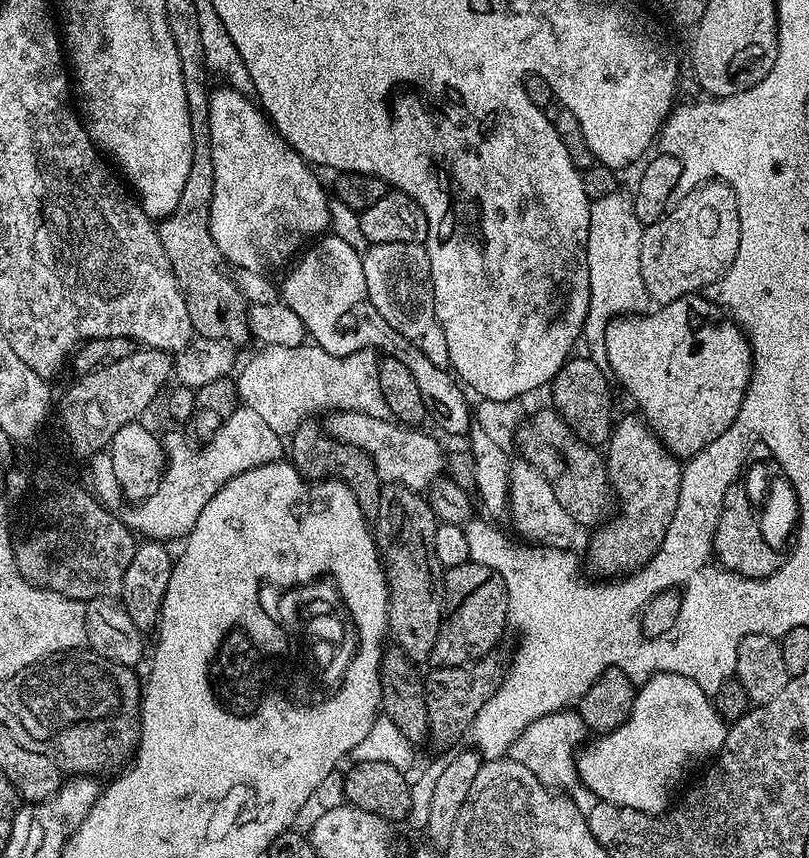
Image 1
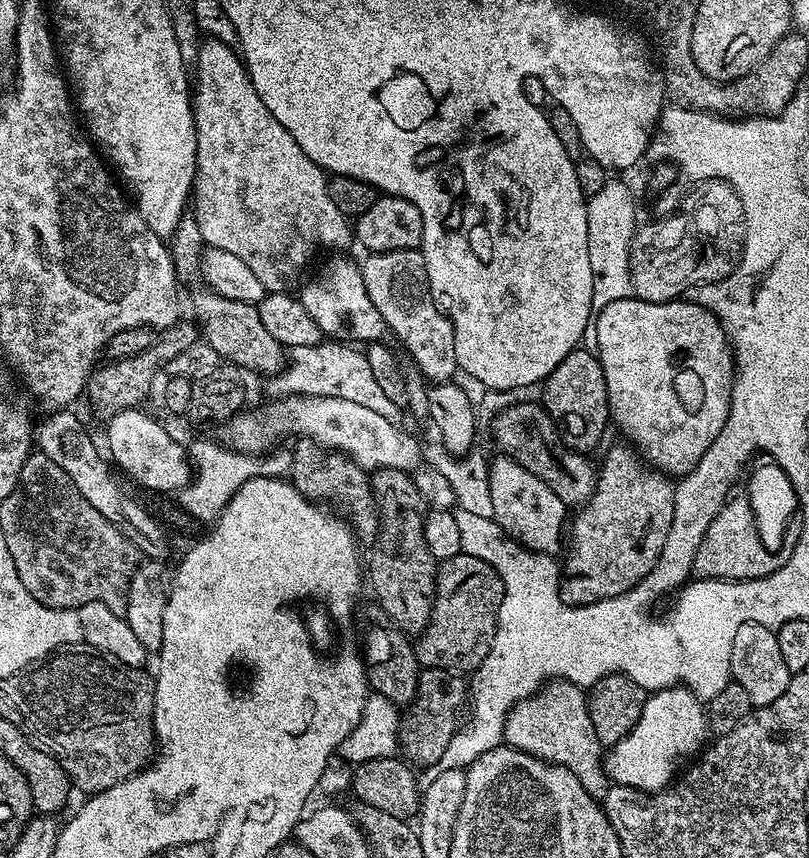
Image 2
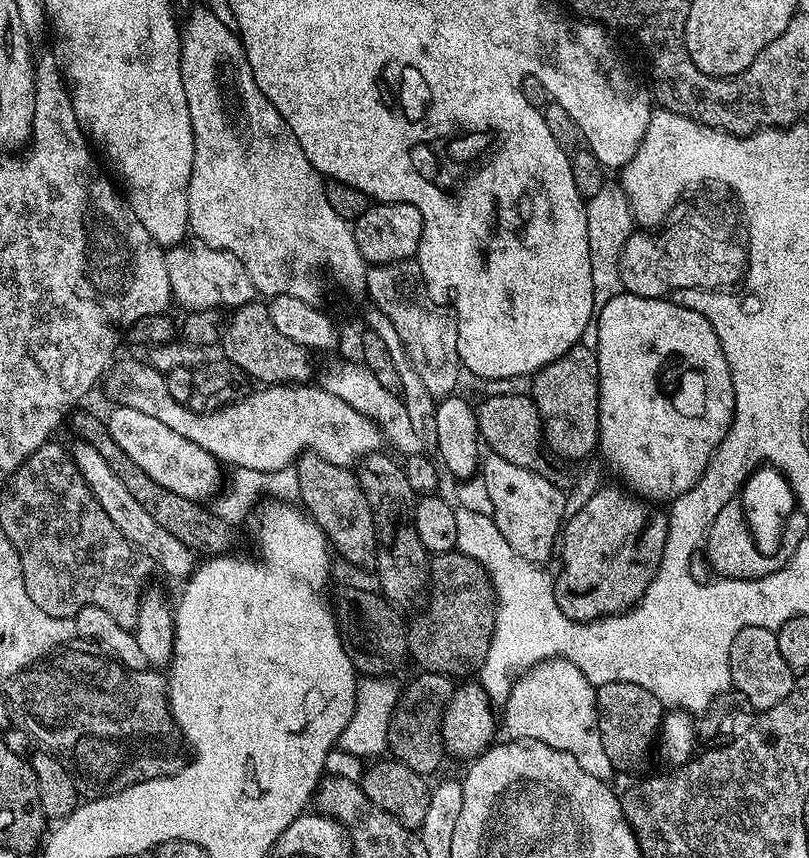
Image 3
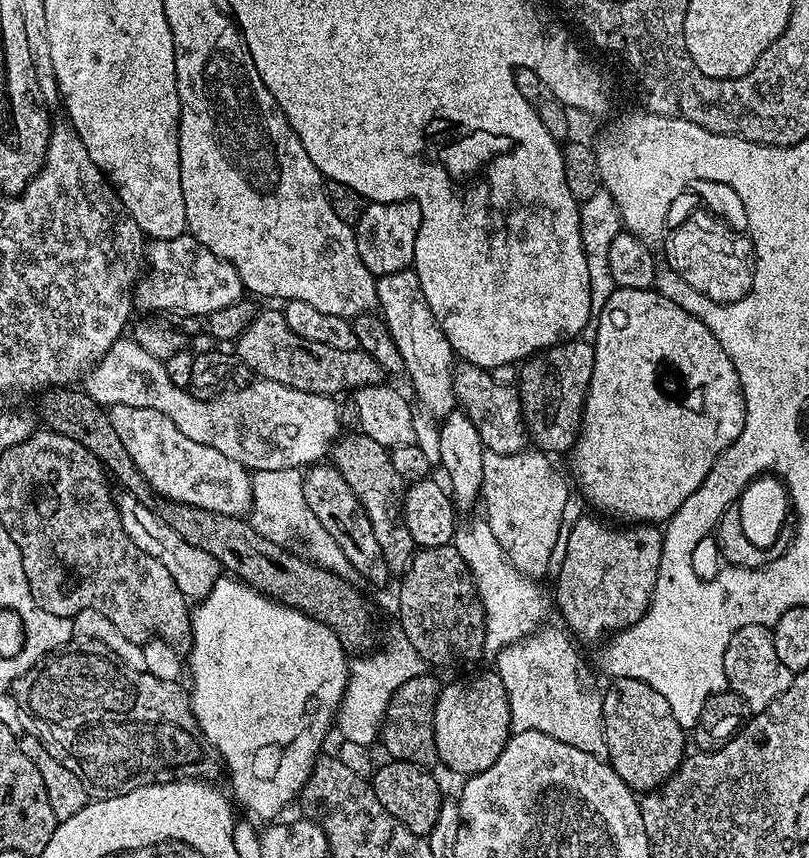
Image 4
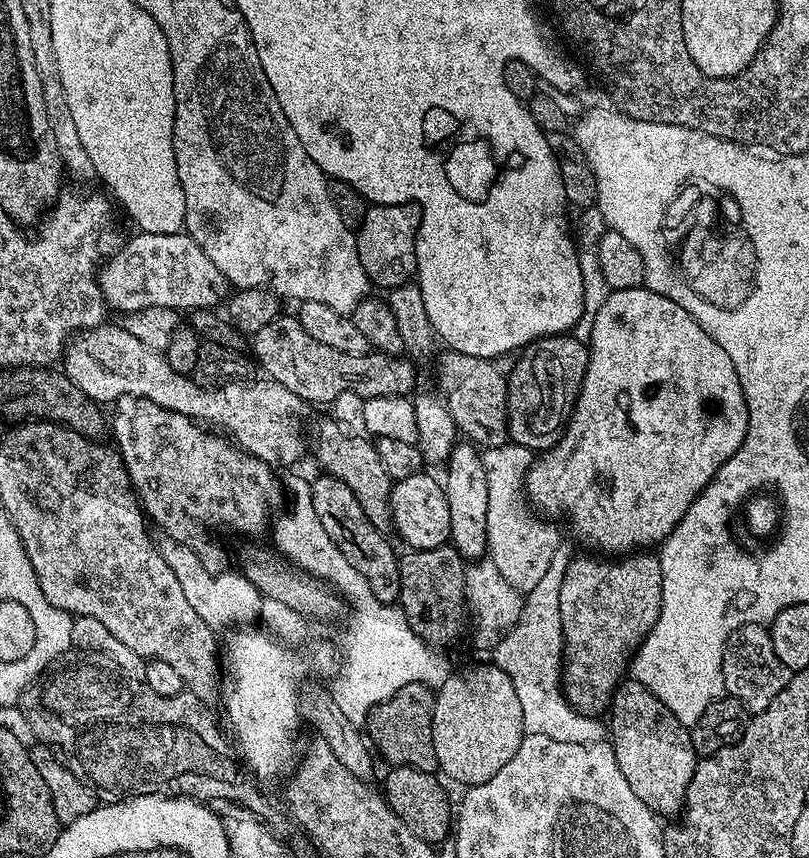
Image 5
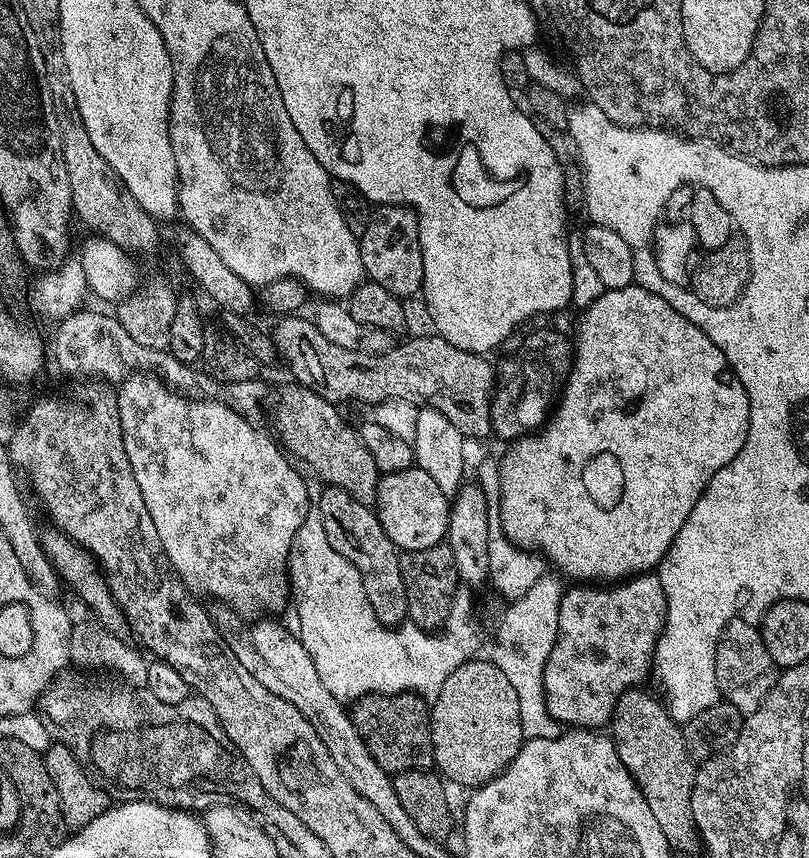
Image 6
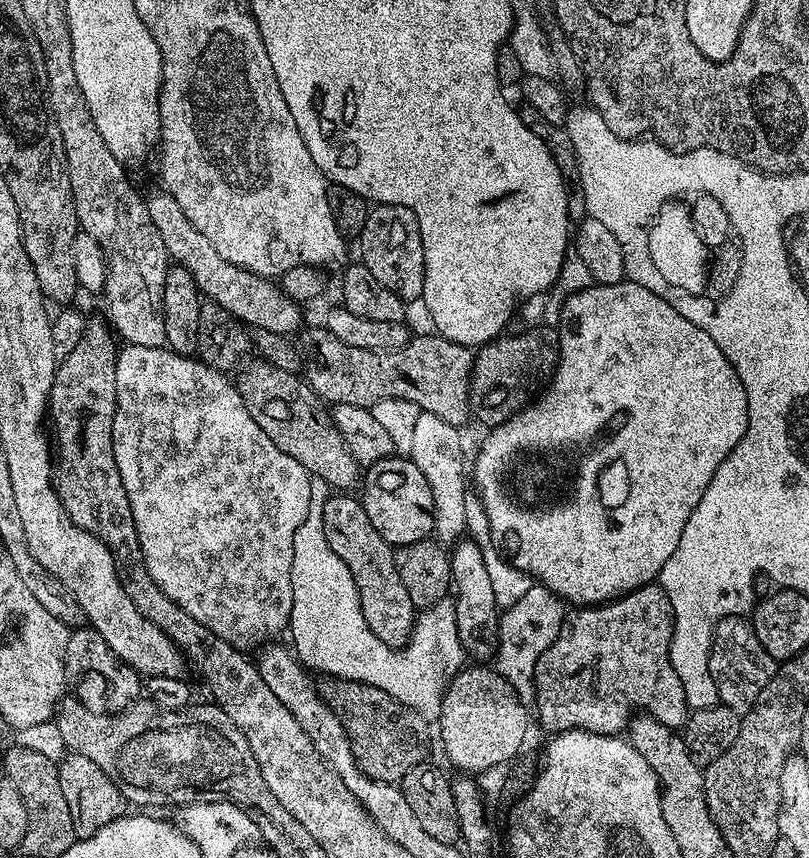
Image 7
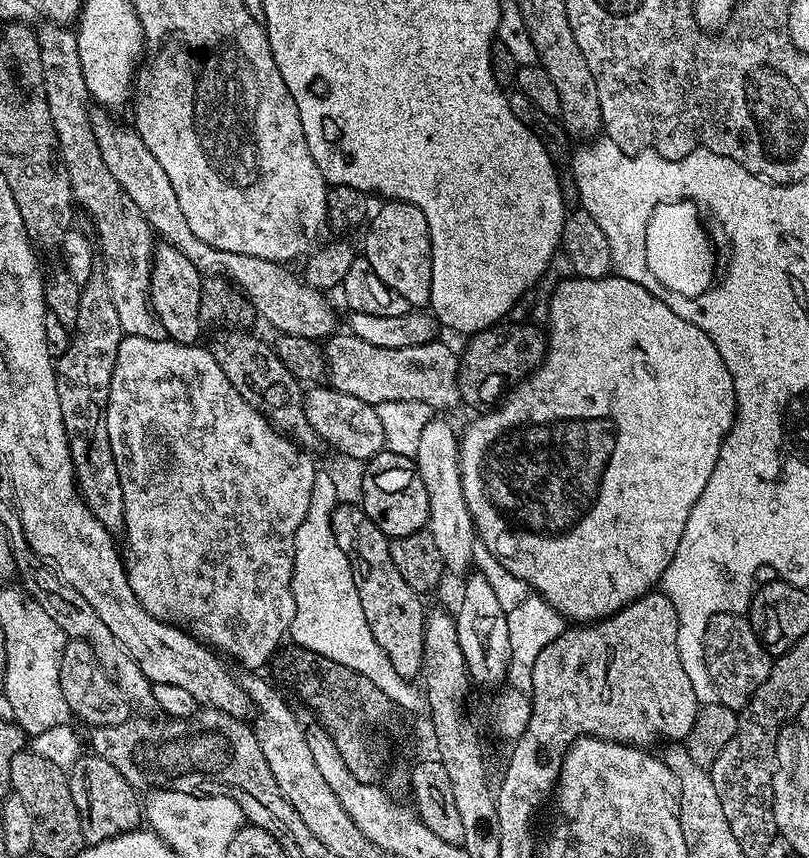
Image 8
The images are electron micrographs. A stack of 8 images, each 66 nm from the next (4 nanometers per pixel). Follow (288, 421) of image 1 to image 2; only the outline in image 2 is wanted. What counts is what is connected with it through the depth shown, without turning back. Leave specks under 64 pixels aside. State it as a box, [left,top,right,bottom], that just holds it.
[272,346,401,422]

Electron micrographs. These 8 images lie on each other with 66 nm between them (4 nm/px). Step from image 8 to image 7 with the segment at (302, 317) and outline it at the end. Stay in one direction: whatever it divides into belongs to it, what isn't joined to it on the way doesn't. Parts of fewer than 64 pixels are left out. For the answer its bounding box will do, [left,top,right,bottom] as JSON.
[146,191,301,333]

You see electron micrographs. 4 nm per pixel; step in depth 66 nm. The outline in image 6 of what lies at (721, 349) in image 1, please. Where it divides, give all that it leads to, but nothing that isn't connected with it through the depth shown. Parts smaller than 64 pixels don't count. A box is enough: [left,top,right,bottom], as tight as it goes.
[498,282,750,582]

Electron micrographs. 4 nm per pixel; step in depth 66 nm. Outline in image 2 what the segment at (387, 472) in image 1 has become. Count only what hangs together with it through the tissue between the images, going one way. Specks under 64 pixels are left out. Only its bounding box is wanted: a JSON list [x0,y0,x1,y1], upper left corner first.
[230,396,422,473]

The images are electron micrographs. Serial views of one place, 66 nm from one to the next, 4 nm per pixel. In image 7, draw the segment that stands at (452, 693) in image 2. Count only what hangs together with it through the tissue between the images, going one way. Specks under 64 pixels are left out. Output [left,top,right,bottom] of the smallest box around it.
[318,678,430,784]

